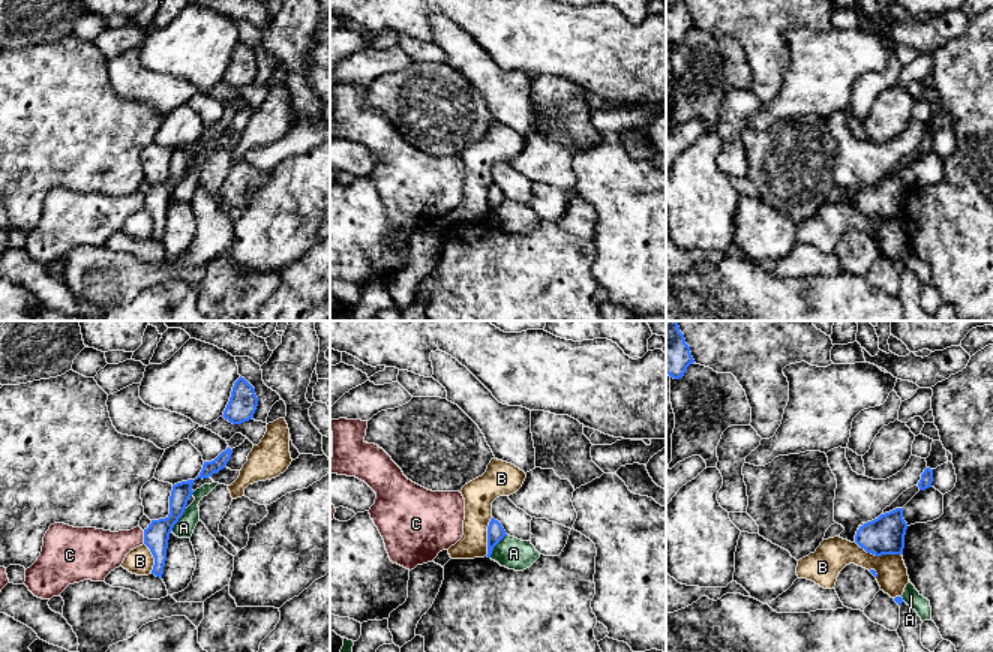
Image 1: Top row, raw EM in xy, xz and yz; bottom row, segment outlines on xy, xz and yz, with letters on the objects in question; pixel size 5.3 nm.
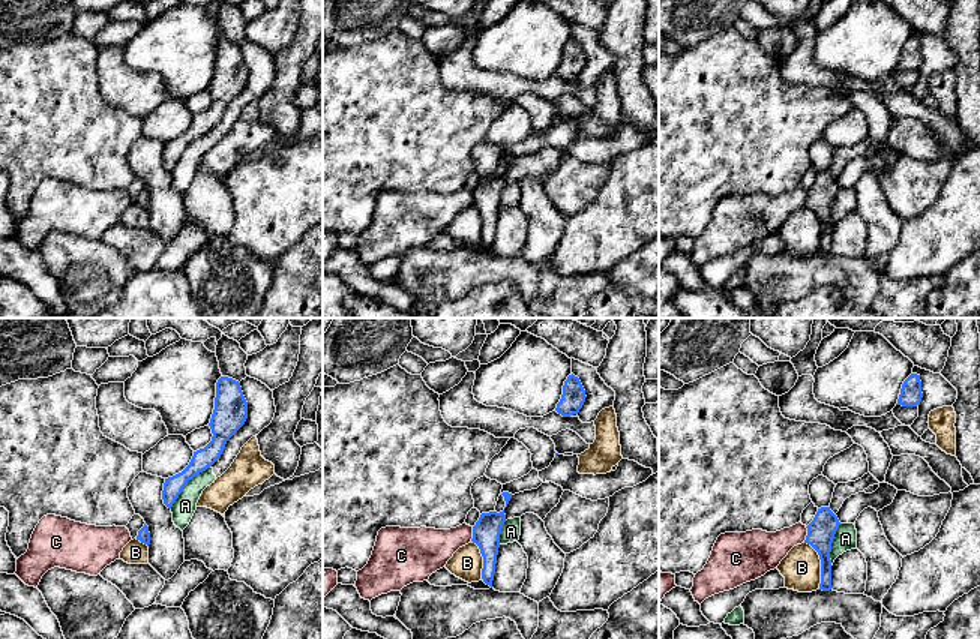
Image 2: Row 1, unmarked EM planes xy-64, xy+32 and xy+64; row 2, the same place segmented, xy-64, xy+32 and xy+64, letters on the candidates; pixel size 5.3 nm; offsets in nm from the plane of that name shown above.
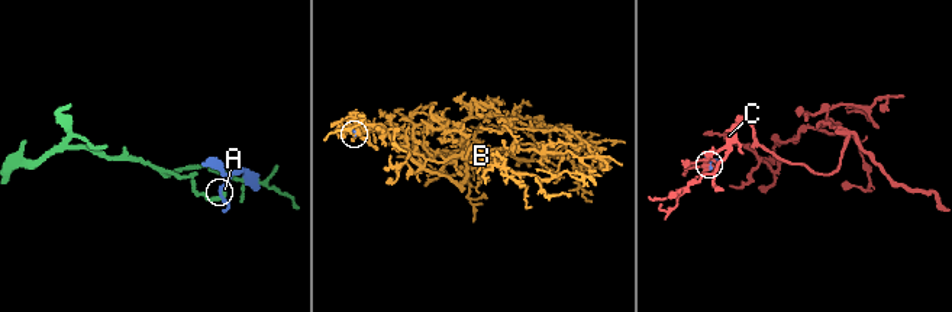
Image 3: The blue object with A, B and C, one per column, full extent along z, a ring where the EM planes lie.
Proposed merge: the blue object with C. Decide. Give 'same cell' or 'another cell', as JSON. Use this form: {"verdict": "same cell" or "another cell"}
{"verdict": "another cell"}

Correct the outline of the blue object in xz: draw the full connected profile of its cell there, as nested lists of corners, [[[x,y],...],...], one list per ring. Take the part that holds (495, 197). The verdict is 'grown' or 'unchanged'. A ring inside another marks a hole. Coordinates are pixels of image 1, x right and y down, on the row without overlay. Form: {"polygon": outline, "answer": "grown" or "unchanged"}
{"polygon": [[[494,181],[488,190],[488,222],[490,222],[494,211],[506,201],[506,195],[498,184]]], "answer": "unchanged"}

